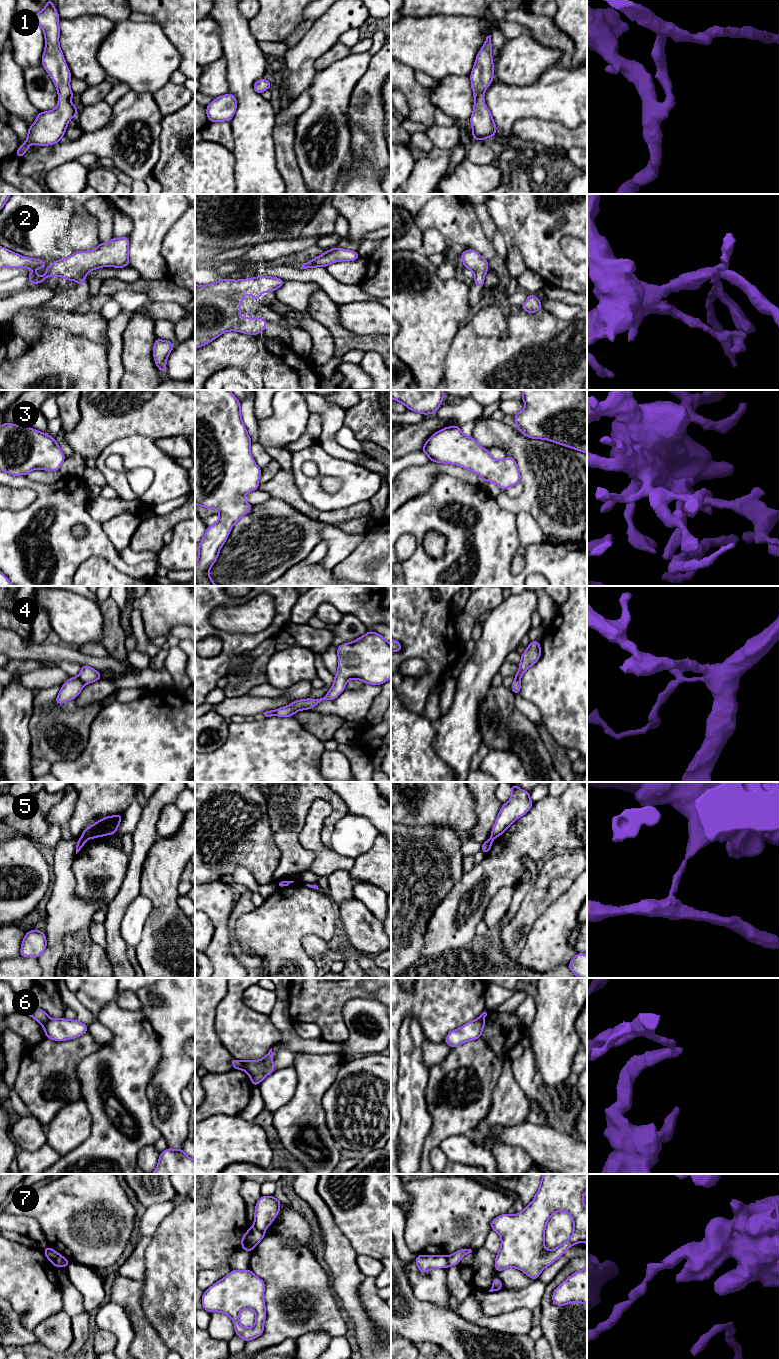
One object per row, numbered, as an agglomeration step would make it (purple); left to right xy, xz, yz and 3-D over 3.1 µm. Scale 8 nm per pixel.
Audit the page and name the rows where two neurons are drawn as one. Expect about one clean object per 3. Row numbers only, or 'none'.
4, 5, 6, 7

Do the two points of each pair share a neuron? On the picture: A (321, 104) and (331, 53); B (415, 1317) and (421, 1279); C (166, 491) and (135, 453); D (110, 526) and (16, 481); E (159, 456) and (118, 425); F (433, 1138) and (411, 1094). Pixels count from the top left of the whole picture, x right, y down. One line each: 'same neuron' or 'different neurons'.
A: different neurons
B: different neurons
C: same neuron
D: different neurons
E: different neurons
F: different neurons

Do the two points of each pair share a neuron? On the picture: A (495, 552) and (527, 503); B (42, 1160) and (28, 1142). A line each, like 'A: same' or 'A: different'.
A: different
B: different

